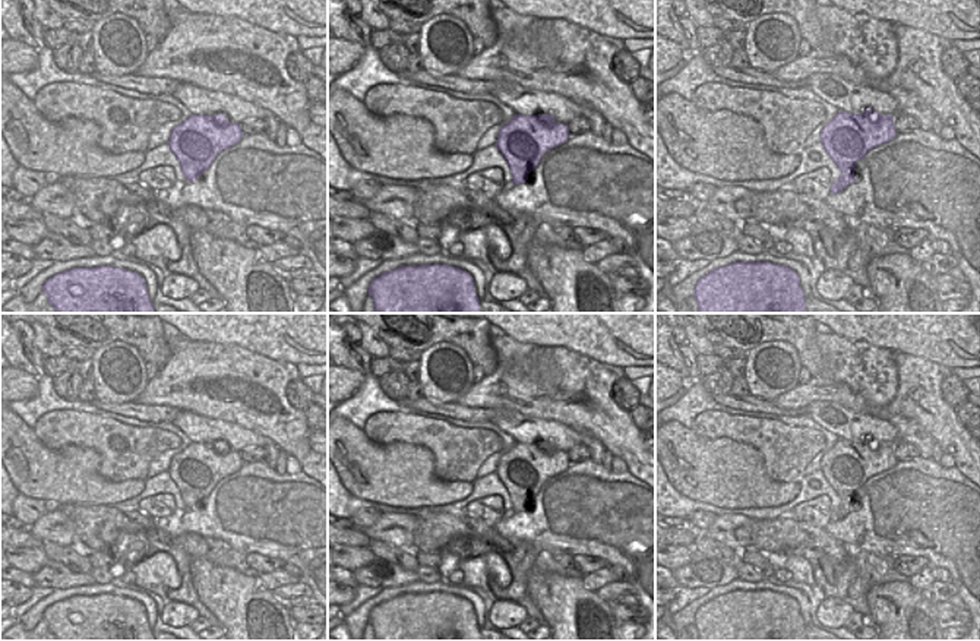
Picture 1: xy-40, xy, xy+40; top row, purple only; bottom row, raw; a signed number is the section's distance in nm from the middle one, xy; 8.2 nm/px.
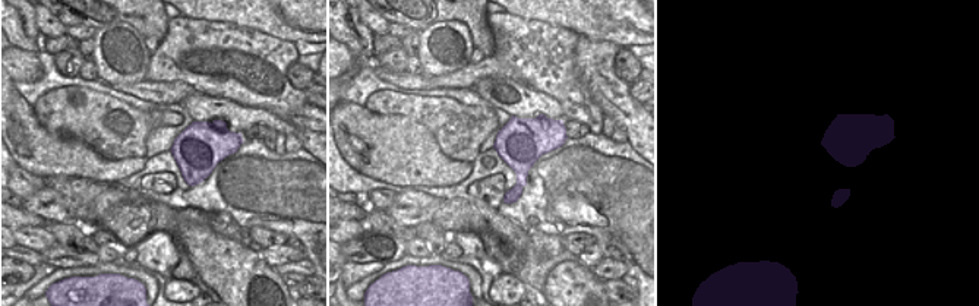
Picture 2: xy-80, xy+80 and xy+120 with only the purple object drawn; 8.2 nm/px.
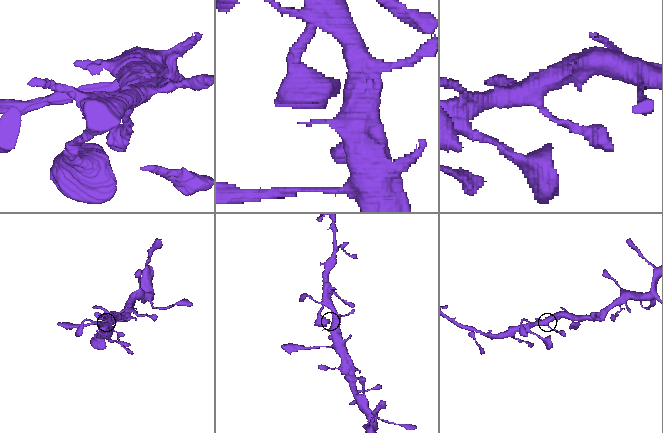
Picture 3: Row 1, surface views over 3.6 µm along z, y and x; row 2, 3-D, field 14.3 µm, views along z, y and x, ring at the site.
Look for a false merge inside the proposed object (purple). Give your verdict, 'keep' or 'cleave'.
keep

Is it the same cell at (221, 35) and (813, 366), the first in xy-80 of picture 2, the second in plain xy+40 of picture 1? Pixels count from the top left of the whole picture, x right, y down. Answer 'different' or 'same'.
different

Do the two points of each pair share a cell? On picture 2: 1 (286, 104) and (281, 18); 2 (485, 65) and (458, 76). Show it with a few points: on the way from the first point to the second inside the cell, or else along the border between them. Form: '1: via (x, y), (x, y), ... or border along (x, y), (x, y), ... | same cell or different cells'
1: border along (250, 27), (293, 44) | different cells
2: via (479, 71), (464, 76) | same cell

